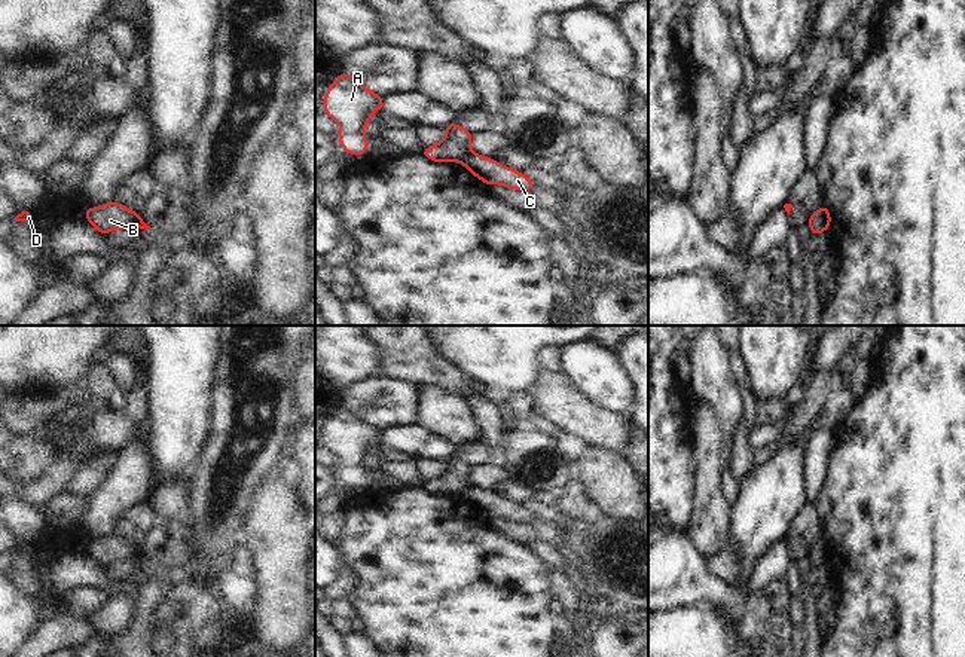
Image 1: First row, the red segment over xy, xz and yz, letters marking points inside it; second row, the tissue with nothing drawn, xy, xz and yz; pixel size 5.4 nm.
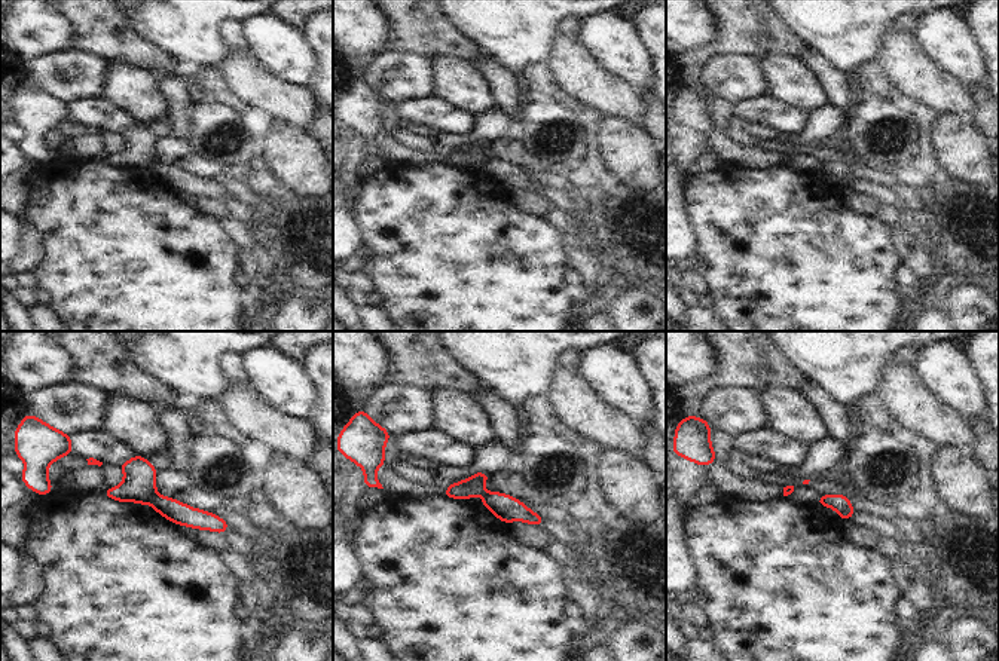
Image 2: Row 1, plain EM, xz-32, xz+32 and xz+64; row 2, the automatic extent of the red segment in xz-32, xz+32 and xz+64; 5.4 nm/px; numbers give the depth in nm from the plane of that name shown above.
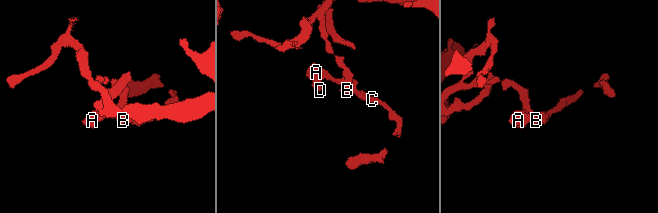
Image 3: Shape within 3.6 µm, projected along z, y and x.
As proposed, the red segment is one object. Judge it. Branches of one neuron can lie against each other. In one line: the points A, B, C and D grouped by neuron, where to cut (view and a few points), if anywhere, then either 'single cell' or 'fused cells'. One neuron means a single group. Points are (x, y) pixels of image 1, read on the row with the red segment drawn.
A B D / C; cut in xz along (473, 152), (461, 162); fused cells

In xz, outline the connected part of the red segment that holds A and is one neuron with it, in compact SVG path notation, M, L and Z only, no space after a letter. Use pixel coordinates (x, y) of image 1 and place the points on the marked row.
M342 71L327 88L323 111L339 123L338 141L346 155L367 153L366 128L384 98Z

